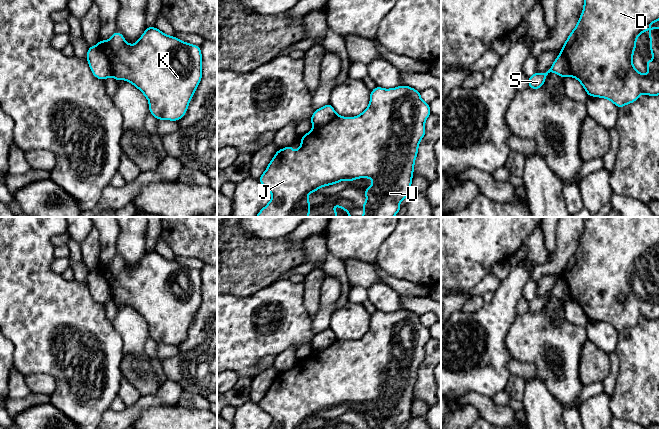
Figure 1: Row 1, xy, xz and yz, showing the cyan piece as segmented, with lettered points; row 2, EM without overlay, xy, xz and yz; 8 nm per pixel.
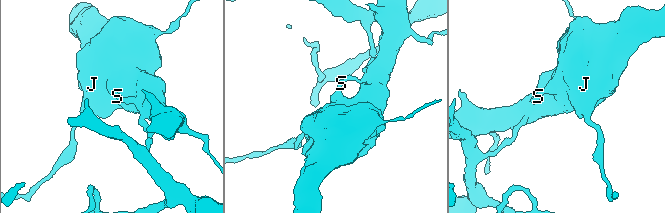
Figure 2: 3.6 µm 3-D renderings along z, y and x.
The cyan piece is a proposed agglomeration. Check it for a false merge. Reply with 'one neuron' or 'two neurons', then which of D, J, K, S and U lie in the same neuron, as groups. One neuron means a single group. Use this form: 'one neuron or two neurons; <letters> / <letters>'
two neurons; D J K U / S

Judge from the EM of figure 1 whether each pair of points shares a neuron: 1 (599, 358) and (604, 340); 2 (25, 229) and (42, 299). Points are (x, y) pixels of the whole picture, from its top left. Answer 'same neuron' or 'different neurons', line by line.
1: different neurons
2: same neuron

